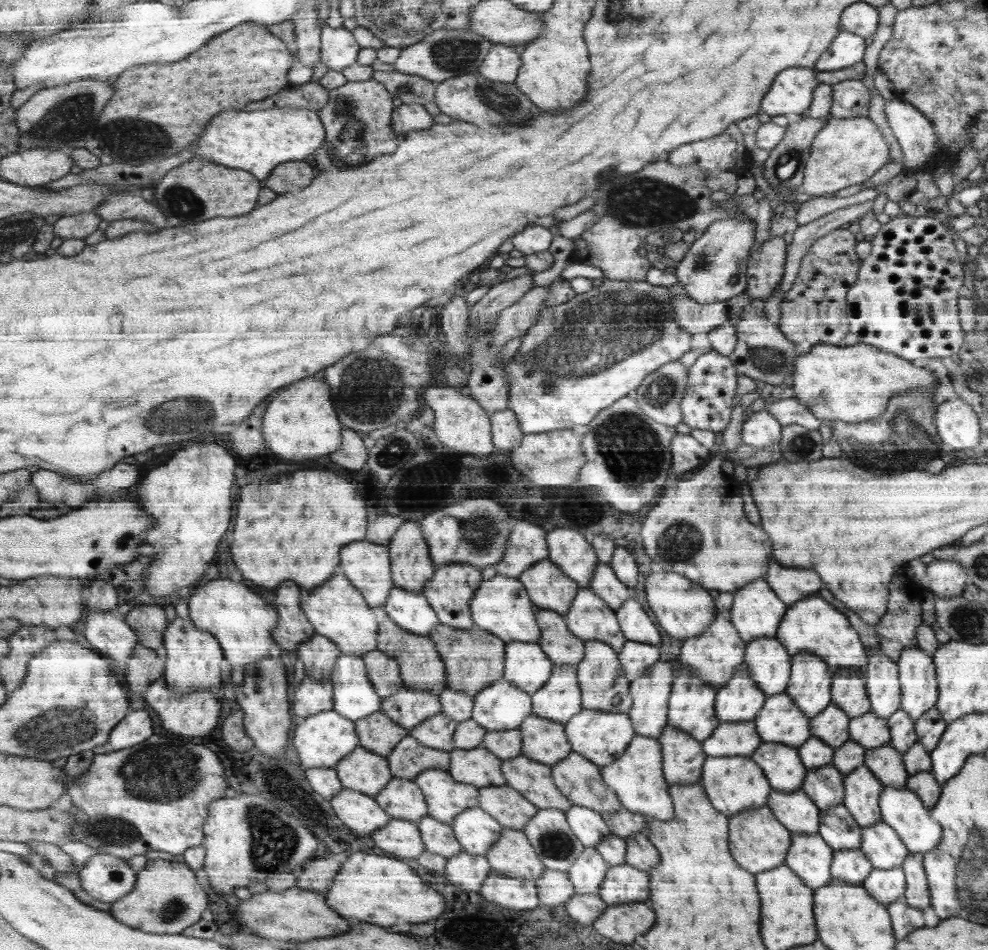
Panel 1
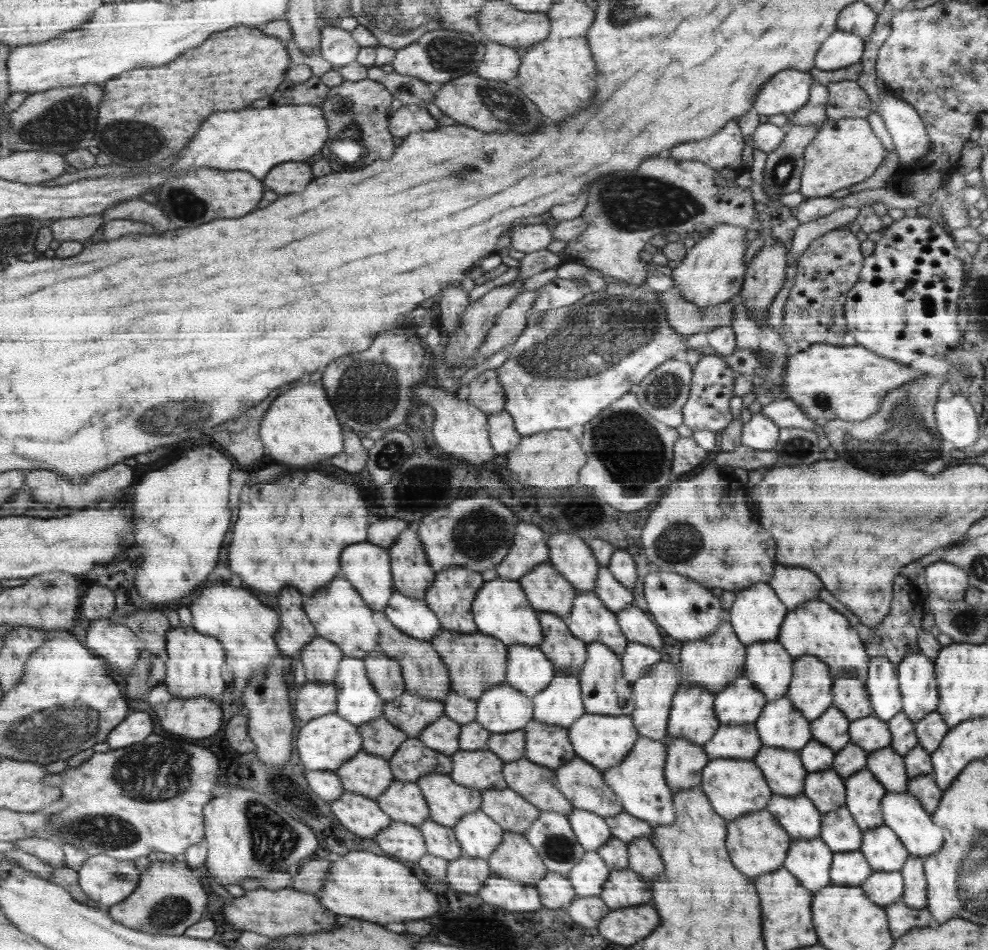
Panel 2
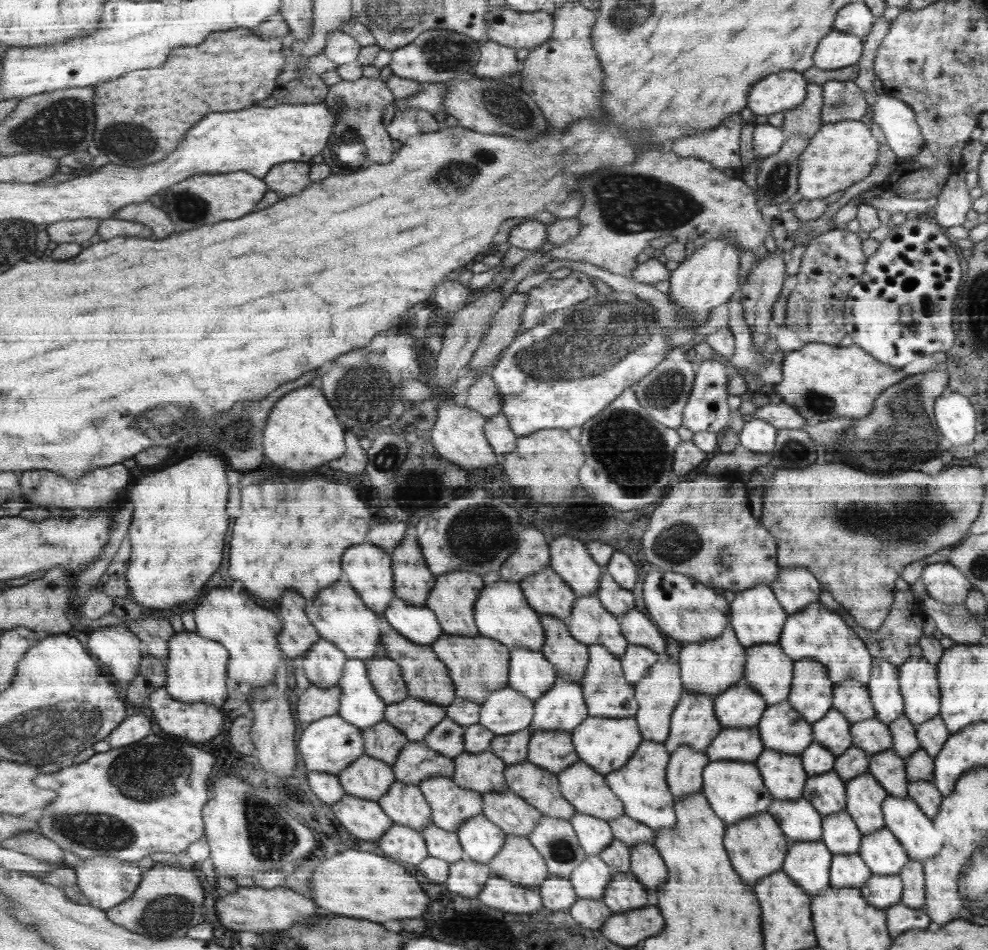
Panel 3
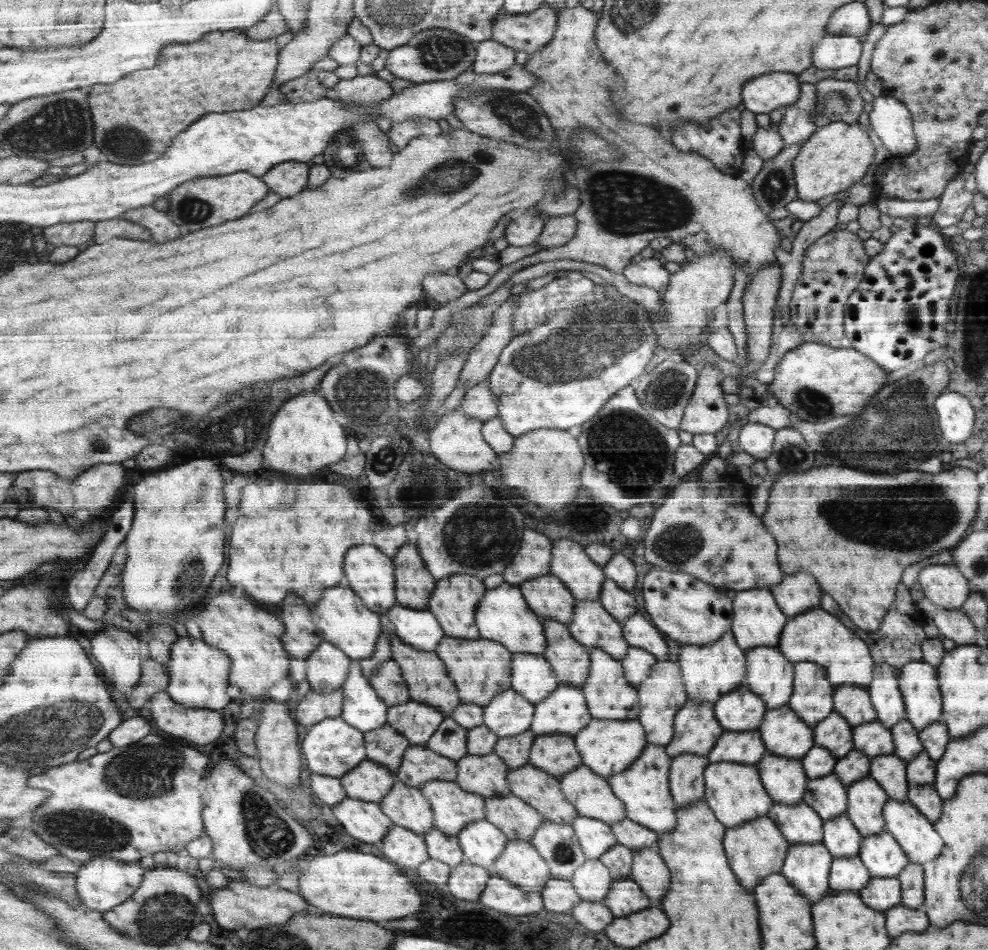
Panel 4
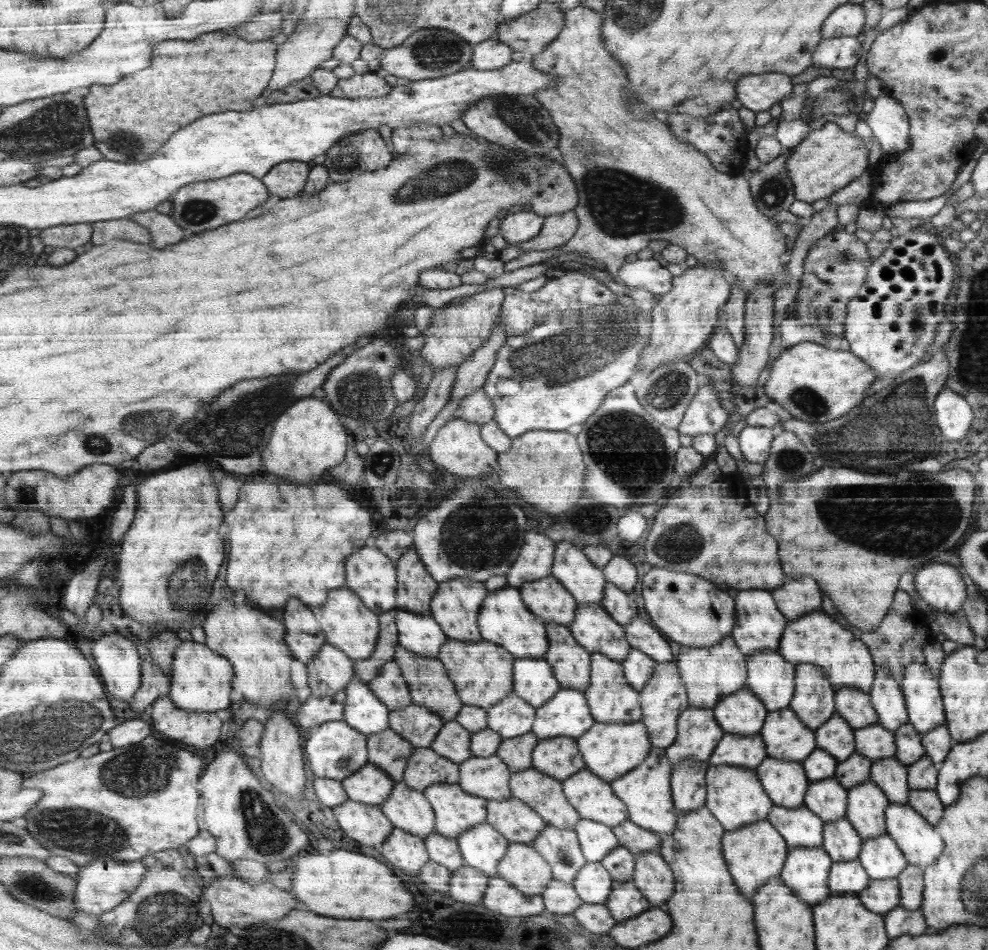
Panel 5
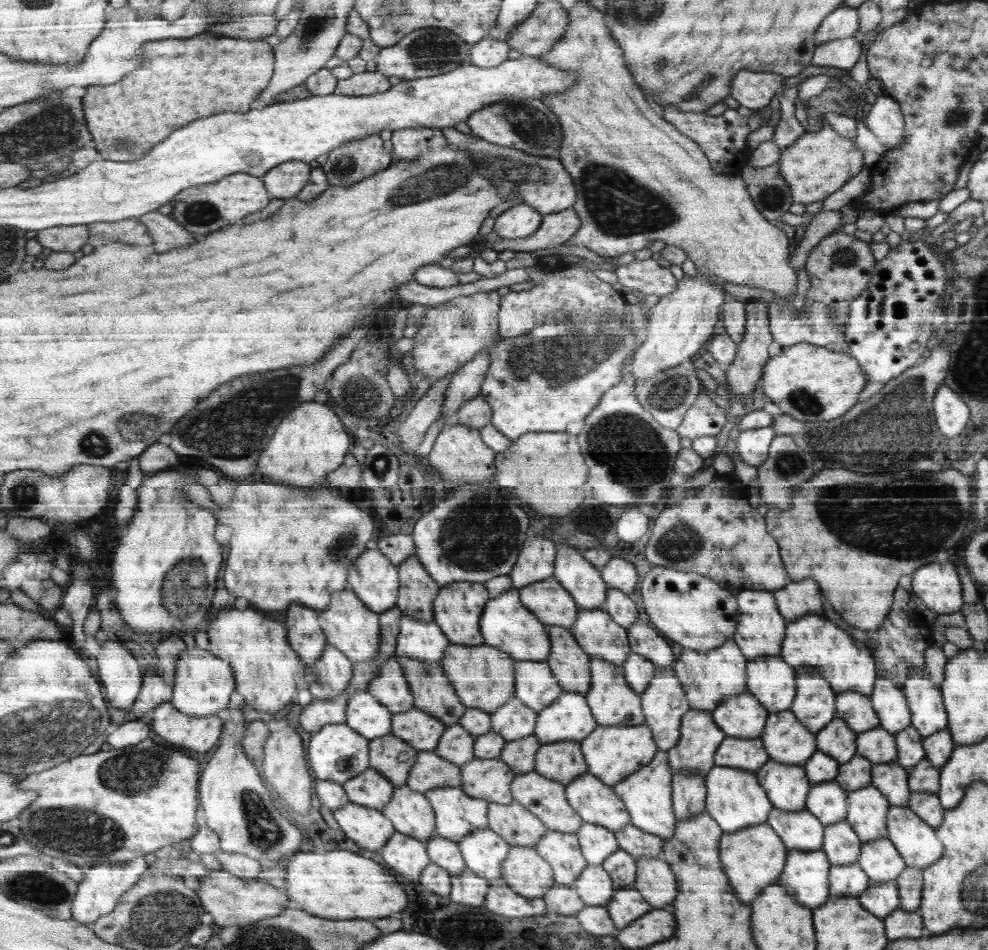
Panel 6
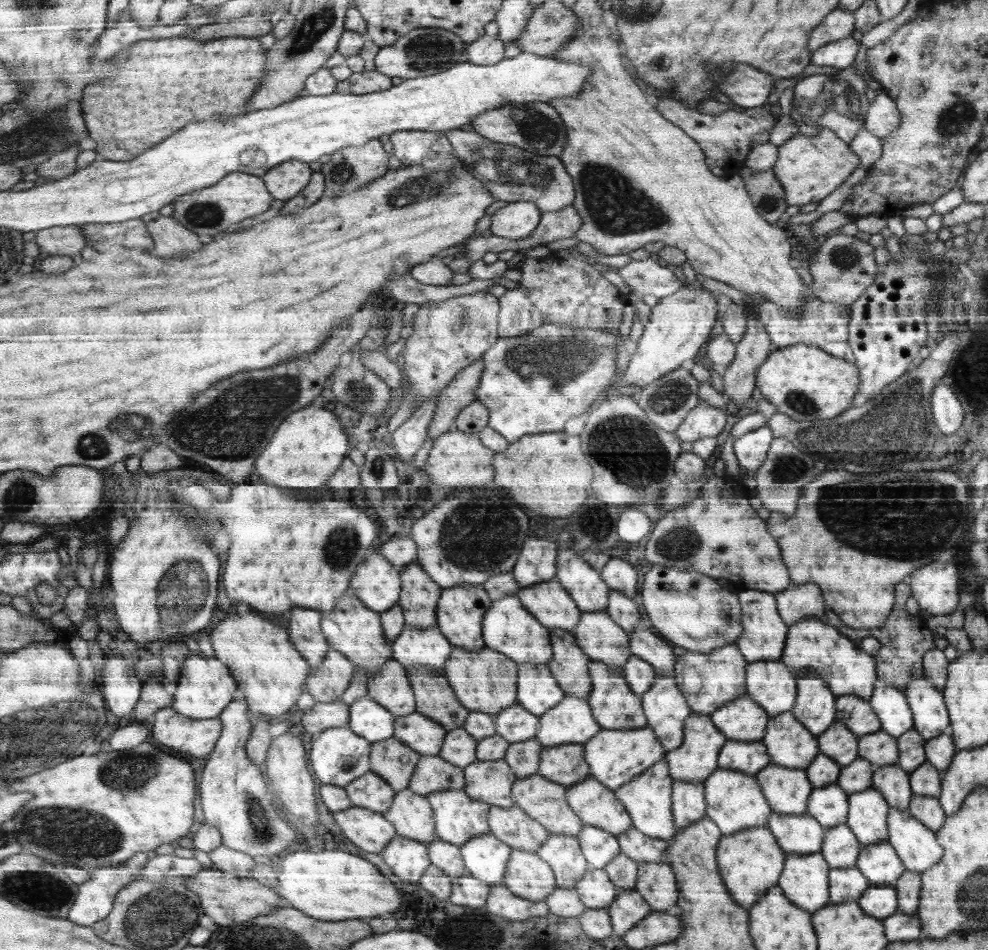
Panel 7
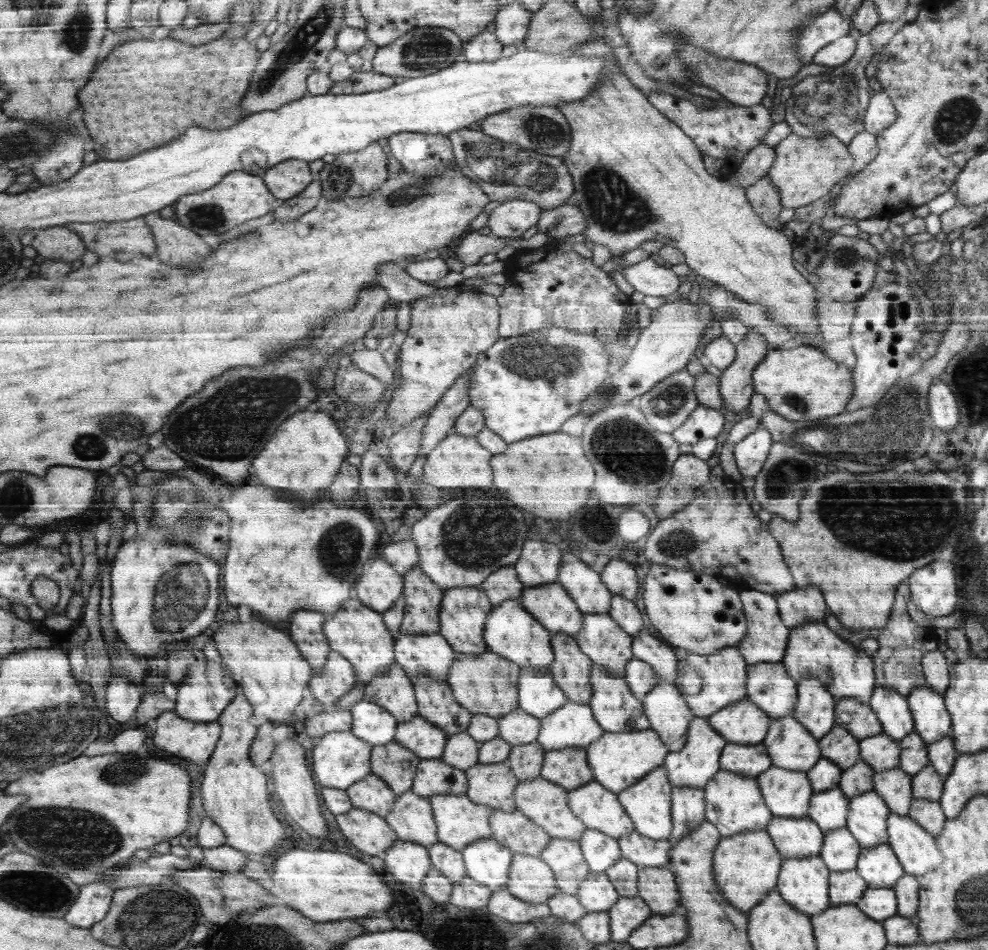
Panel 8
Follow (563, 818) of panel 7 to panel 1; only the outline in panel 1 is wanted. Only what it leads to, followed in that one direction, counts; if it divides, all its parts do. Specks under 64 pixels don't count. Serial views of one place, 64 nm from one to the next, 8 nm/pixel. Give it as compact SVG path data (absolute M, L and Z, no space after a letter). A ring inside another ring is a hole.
M526 756L502 760L503 775L507 786L520 791L524 798L540 809L556 809L566 812L573 805L554 782L554 772L549 765L535 762Z

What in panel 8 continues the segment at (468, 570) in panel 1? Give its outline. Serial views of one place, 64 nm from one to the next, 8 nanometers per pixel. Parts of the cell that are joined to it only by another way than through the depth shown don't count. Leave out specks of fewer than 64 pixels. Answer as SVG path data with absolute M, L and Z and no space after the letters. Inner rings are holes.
M479 586L447 589L446 596L443 597L442 612L439 613L439 633L447 639L455 652L480 656L490 650L483 634L493 608L487 593Z

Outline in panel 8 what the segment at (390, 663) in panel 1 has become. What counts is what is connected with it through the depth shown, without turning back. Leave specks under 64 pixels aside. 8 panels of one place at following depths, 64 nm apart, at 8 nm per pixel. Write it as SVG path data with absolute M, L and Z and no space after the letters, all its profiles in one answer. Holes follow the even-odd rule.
M397 662L390 666L387 673L365 684L363 699L390 711L399 722L410 722L419 714L414 683Z

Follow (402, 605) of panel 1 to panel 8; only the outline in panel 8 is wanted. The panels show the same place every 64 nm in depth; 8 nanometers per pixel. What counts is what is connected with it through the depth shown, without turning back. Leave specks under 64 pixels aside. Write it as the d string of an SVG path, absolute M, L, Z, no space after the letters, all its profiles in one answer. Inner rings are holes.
M439 632L434 634L402 634L395 641L395 662L404 668L411 679L429 677L447 680L457 656L455 649Z

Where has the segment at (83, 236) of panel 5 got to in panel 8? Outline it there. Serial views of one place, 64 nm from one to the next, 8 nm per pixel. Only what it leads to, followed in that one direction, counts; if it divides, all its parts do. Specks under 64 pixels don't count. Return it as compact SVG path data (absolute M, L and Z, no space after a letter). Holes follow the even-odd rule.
M62 225L44 229L35 237L32 245L48 260L64 260L70 264L88 252L83 236Z

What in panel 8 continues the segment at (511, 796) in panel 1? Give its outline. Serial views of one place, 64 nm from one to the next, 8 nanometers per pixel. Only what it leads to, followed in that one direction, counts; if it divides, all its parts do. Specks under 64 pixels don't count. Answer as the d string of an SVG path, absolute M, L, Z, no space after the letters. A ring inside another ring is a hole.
M495 810L490 821L494 838L514 853L539 857L552 841L551 835L531 822L520 810Z

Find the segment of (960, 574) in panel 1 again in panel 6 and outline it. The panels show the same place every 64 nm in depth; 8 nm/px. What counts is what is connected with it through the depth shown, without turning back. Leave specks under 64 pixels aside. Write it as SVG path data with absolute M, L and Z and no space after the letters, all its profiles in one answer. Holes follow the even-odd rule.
M946 564L921 566L912 574L912 592L929 610L941 614L958 613L962 608L962 590L956 568Z

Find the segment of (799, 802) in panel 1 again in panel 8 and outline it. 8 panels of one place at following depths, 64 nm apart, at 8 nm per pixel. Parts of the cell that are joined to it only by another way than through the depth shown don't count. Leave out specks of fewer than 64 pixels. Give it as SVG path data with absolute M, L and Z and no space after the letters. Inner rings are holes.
M775 816L767 832L784 858L810 858L822 852L822 830L809 818Z

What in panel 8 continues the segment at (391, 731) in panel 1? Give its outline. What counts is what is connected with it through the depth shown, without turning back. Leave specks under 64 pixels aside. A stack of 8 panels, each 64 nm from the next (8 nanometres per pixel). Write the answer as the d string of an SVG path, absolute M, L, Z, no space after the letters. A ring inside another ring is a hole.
M394 740L374 748L371 773L383 779L396 795L404 795L411 791L421 761L414 751Z

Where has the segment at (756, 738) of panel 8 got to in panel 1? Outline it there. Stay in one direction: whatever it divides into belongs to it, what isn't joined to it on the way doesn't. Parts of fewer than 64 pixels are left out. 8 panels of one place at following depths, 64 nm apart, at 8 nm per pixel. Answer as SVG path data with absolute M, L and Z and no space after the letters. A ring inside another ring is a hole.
M740 666L731 680L718 689L715 711L721 722L752 721L764 706L766 697L751 677L749 668Z

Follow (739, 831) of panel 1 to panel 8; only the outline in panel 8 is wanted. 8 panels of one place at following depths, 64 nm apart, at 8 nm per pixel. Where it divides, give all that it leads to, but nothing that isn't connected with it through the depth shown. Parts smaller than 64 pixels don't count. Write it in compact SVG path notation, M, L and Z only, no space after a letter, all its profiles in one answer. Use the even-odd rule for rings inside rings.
M750 830L734 837L722 837L714 854L714 877L716 882L720 882L720 890L724 890L724 898L728 898L732 906L740 906L740 910L744 912L752 910L774 888L782 866L780 855L767 830Z

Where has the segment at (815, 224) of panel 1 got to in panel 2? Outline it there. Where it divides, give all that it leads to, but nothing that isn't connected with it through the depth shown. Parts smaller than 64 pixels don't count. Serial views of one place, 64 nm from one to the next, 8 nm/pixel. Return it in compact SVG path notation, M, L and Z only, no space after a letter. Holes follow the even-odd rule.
M844 207L834 210L829 215L813 220L809 223L801 223L795 230L794 238L790 246L791 259L788 262L788 279L794 279L798 257L804 253L812 241L834 229L847 228L856 220L860 208Z

